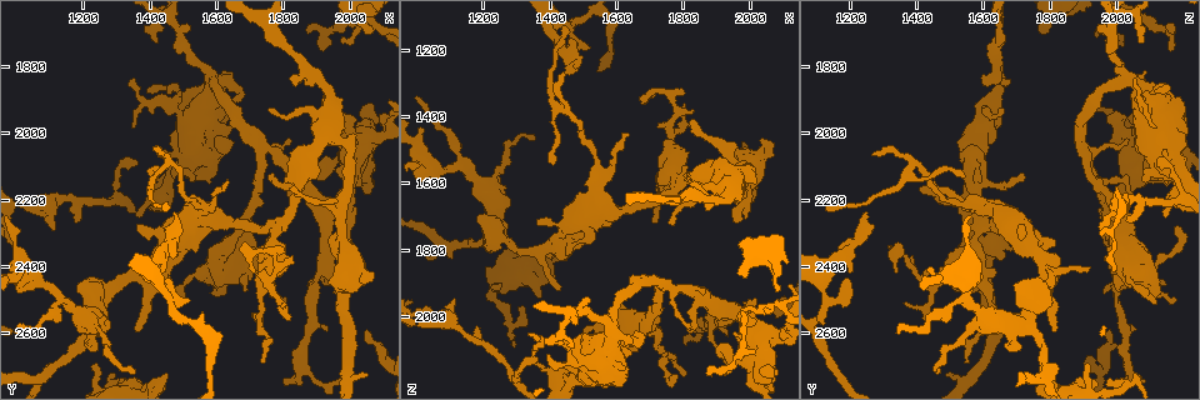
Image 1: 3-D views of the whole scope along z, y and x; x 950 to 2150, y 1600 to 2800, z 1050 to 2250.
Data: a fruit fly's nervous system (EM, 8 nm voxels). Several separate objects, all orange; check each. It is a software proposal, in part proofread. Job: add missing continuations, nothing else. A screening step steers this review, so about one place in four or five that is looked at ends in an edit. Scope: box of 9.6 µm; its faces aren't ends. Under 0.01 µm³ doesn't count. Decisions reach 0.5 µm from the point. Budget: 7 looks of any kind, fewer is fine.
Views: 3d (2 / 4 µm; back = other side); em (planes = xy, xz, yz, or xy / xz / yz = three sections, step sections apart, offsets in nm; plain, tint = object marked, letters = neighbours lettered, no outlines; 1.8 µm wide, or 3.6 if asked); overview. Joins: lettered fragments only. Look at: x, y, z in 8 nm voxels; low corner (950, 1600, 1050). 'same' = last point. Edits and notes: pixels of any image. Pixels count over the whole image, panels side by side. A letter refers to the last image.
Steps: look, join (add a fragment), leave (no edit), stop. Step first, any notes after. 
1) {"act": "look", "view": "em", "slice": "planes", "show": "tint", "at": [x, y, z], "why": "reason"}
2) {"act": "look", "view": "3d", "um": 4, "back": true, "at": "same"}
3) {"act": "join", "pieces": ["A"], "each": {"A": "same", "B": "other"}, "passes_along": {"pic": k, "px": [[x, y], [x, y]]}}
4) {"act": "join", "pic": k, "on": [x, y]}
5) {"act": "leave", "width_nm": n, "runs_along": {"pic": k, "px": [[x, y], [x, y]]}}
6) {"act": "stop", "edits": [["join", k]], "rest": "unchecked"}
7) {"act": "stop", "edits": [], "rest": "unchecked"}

{"act": "look", "view": "3d", "um": 2, "at": [1260, 2470, 1780], "why": "calibre changes"}

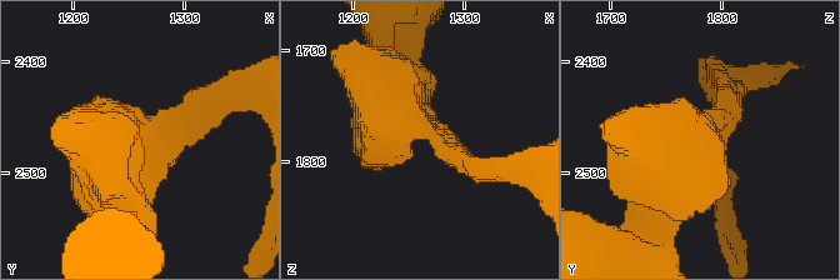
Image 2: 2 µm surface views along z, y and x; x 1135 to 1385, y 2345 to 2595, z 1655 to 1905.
{"act": "look", "view": "em", "slice": "planes", "show": "letters", "at": [1264, 2460, 1772], "arm_widths_nm": [200, 260], "why": "shape alone is not enough"}

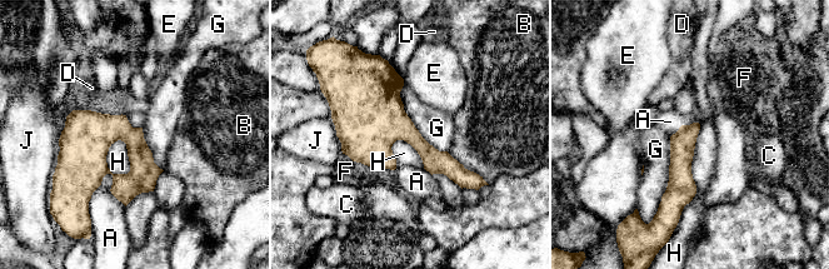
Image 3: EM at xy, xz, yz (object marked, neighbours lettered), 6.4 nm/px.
{"act": "leave", "each": {"A": "other", "B": "other", "C": "other", "D": "other", "E": "other", "F": "other", "G": "other", "H": "other", "J": "other"}, "runs_along": {"pic": 3, "px": [[695, 125], [682, 144], [677, 213]]}, "found": "no lettered fragment goes on from it"}

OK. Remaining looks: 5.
{"act": "look", "view": "em", "um": 3.6, "slice": "xy", "step": 16, "show": "letters", "at": [1540, 2140, 2130]}

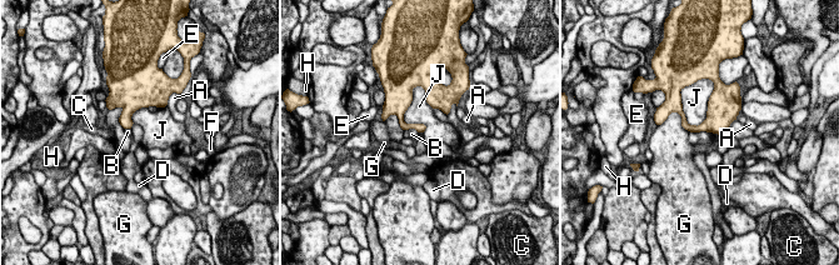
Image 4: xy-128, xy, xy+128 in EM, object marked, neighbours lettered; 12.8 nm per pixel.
{"act": "leave", "each": {"A": "other", "B": "other", "C": "other", "D": "other", "E": "other", "F": "other", "G": "other", "H": "other", "J": "other"}, "border": {"pic": 4, "px": [[109, 109], [121, 109], [119, 121]]}, "found": "no lettered fragment goes on from it"}

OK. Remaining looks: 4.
{"act": "look", "view": "3d", "um": 2, "at": [1910, 1750, 2160], "why": "thin end"}

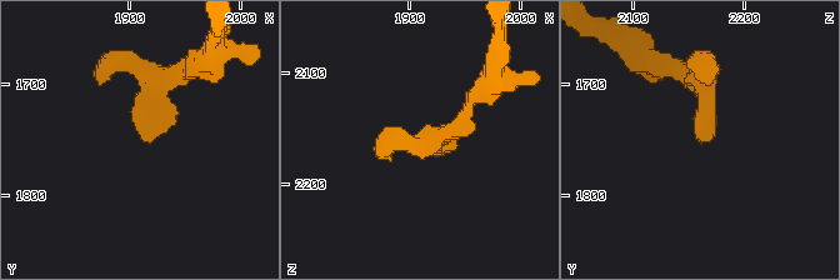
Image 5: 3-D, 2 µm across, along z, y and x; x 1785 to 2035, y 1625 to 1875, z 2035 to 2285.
{"act": "look", "view": "em", "slice": "xz", "step": 16, "show": "letters", "at": [1914, 1754, 2164], "why": "shape alone is not enough"}

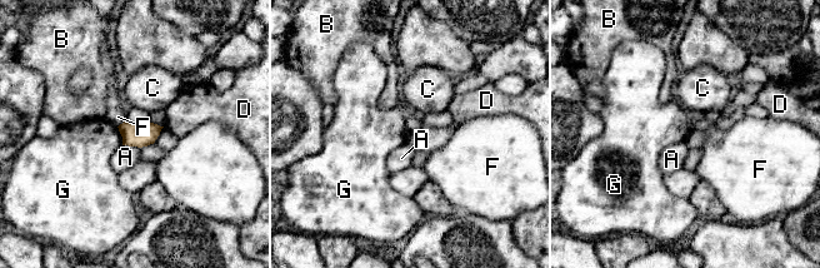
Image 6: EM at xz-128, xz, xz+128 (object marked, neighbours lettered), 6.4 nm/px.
{"act": "leave", "width_nm": 140, "each": {"A": "other", "B": "other", "C": "other", "D": "other", "F": "other", "G": "other"}, "border": {"pic": 6, "px": [[116, 127], [123, 144]]}, "found": "no lettered fragment goes on from it"}

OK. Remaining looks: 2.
{"act": "stop", "edits": [], "rest": "unchecked"}

